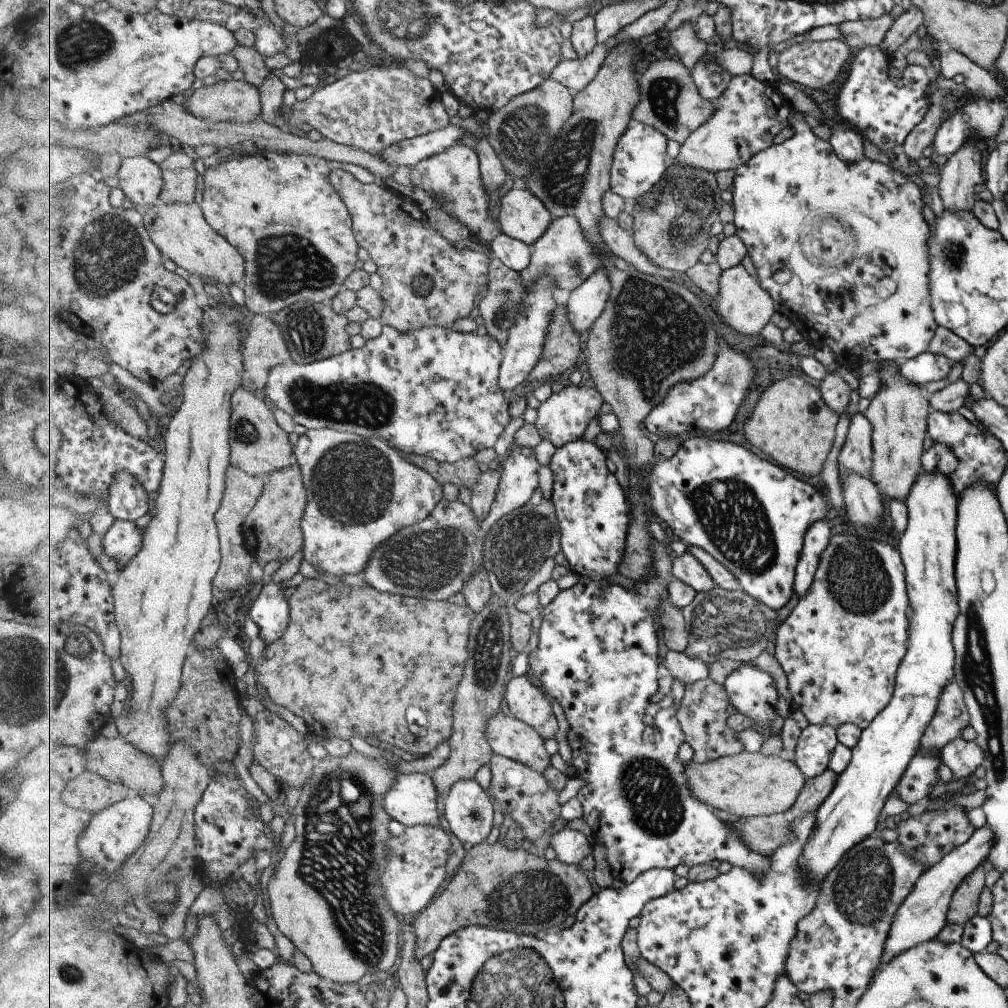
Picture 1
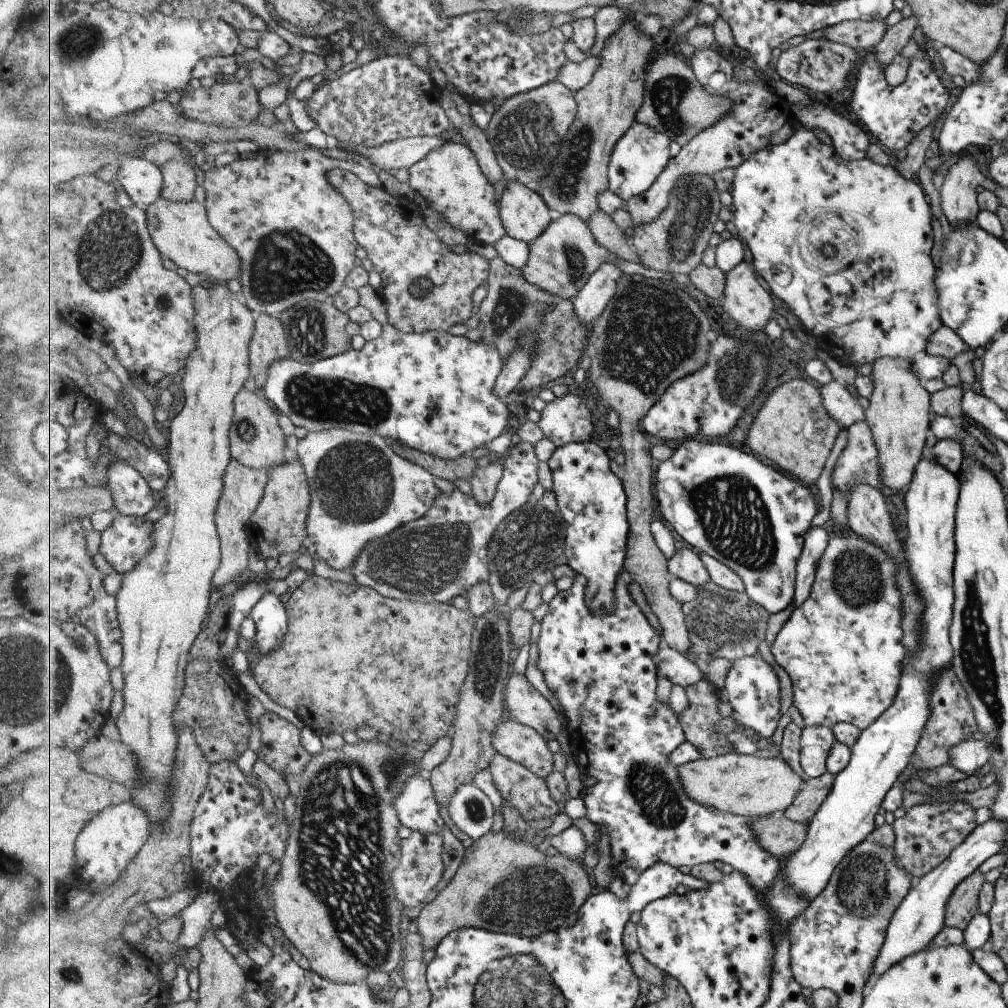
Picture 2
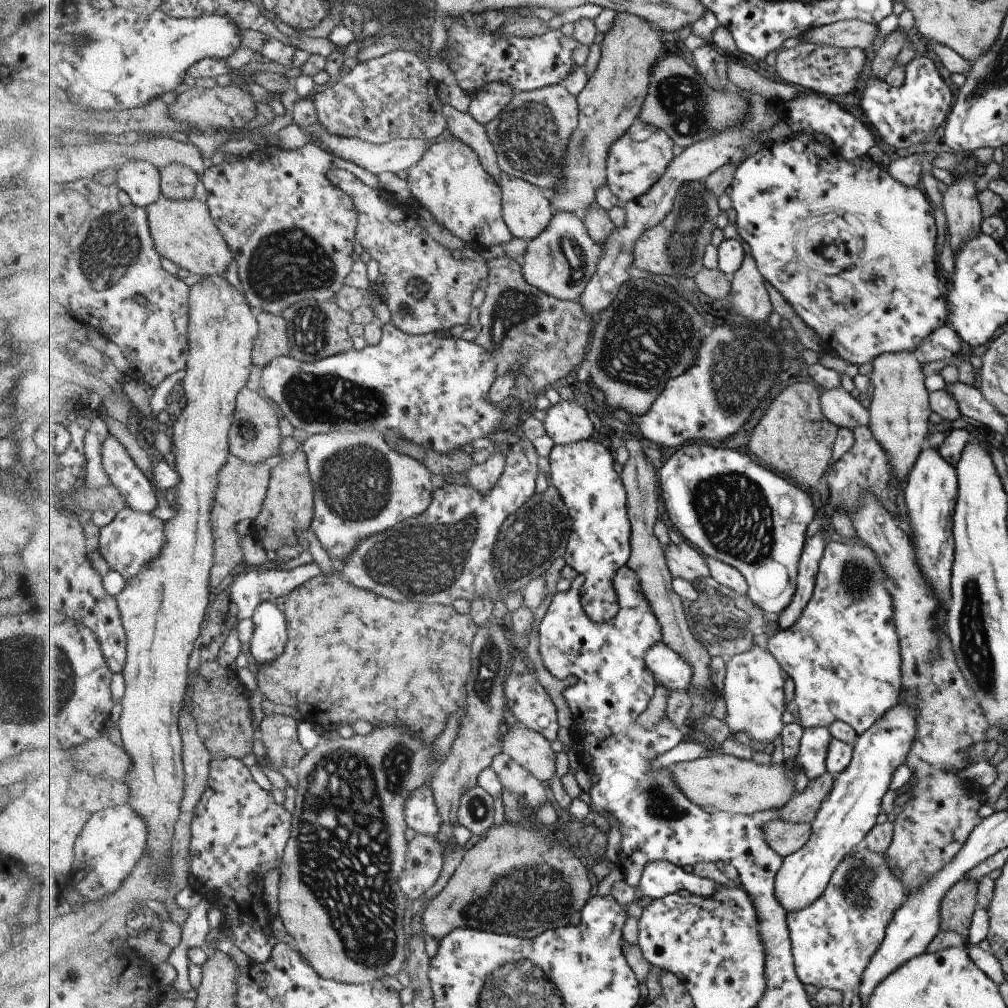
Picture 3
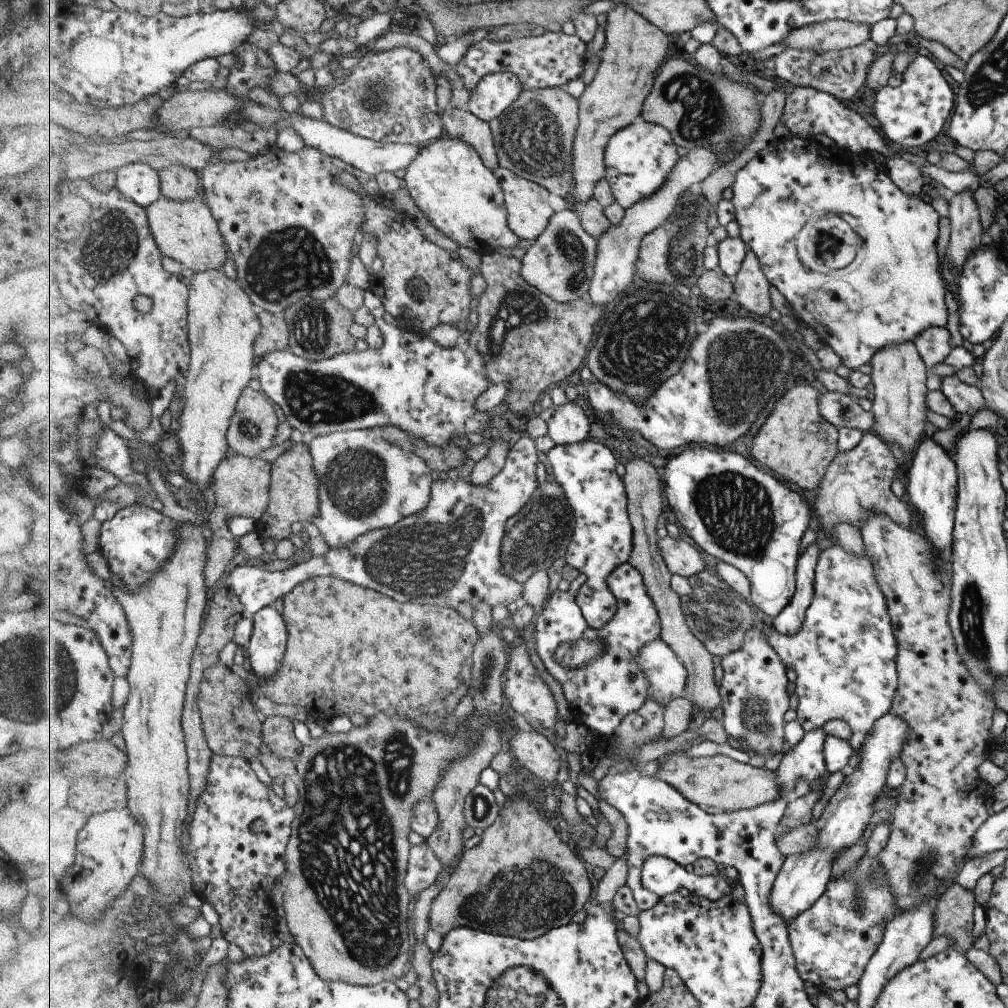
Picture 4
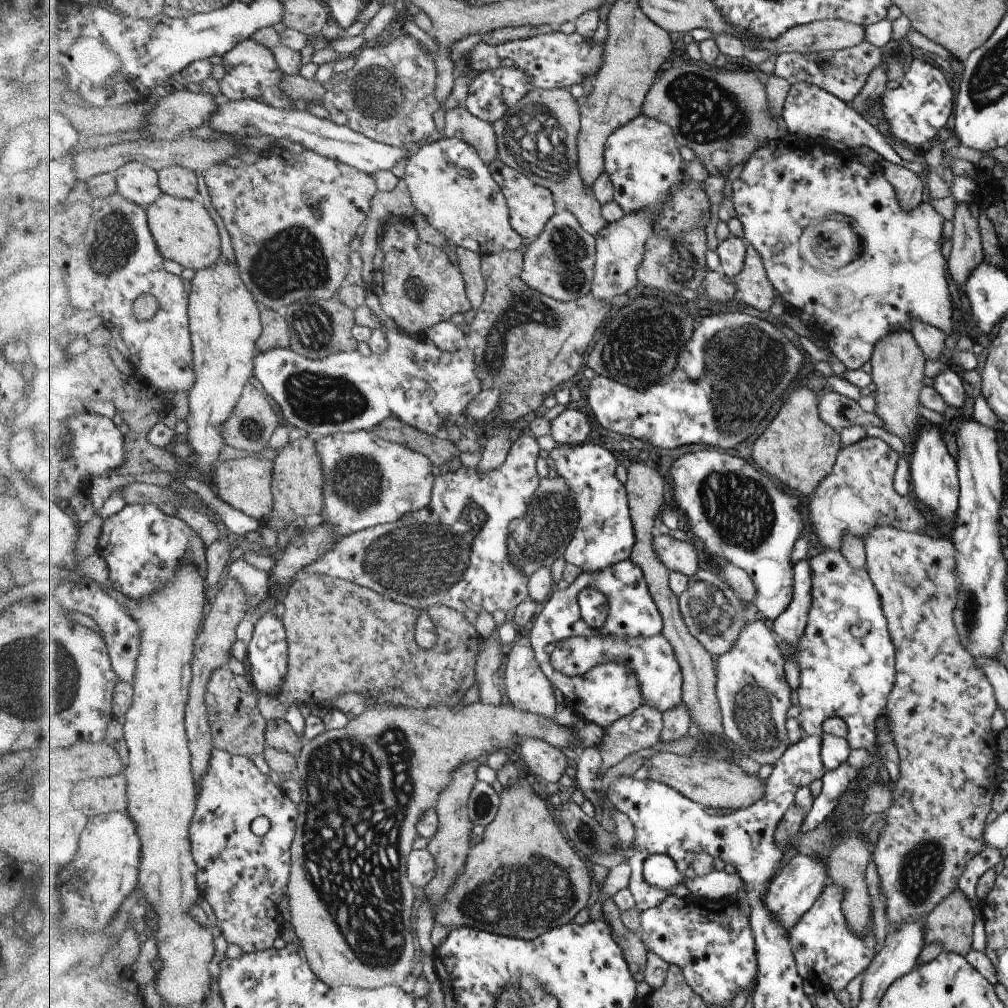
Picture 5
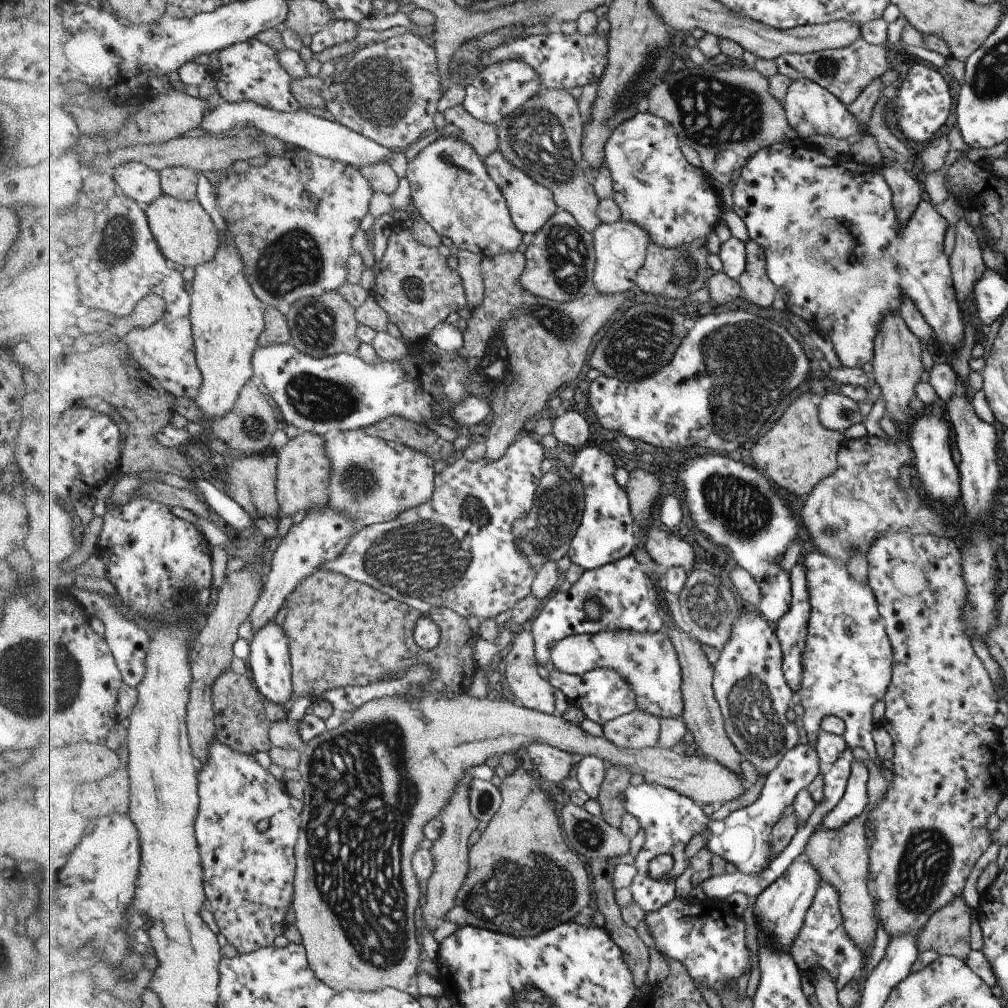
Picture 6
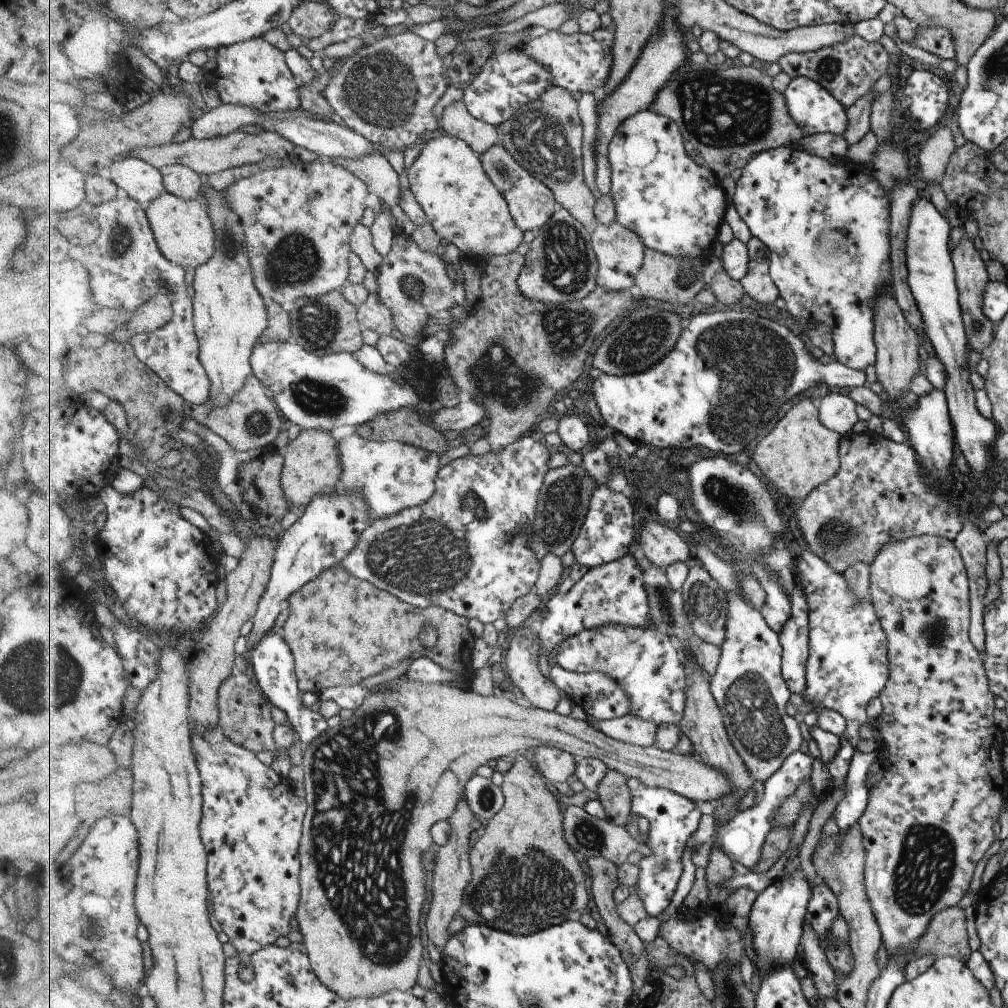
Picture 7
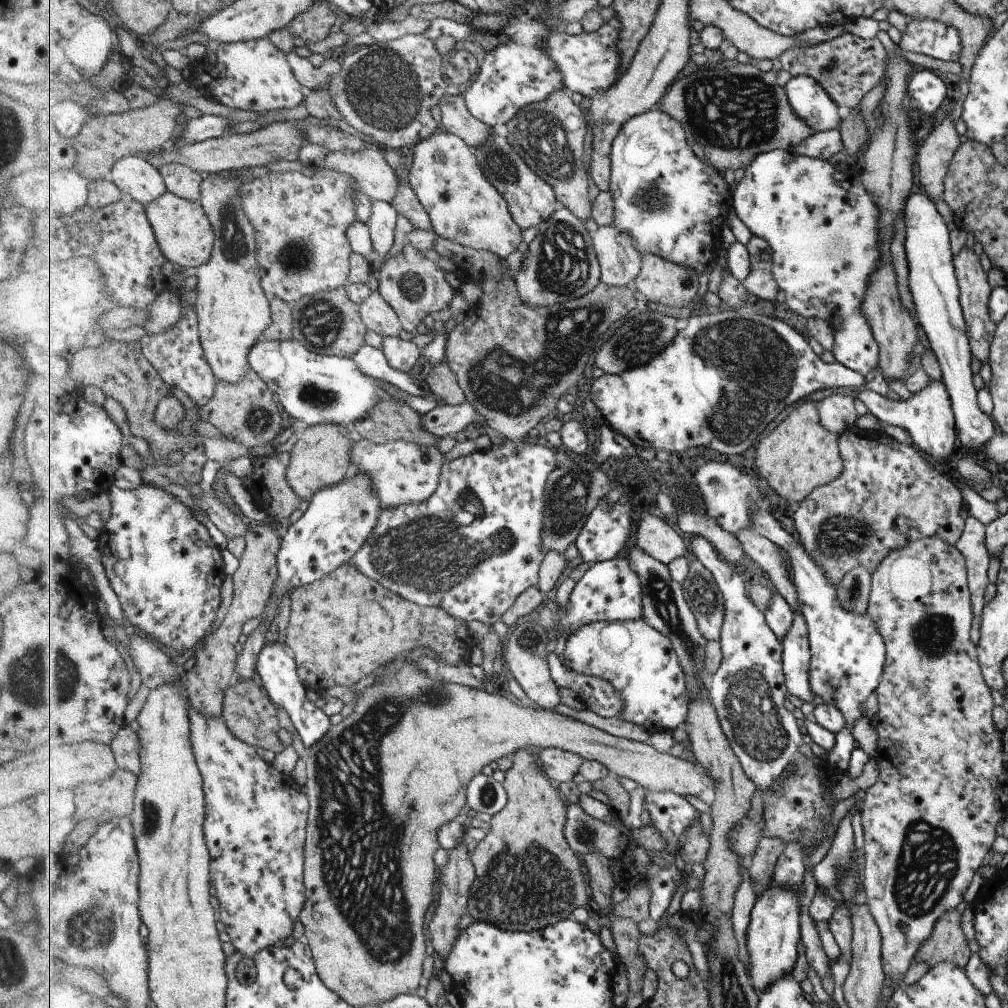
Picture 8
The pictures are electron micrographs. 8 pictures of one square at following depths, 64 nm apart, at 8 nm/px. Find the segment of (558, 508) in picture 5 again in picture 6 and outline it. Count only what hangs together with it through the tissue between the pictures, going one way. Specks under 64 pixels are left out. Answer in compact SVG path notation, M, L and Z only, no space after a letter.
M560 465L556 472L547 472L541 479L539 490L535 494L533 510L526 517L515 521L515 542L517 548L525 554L533 568L540 571L545 562L559 562L571 548L575 531L581 526L584 513L585 494L583 484L577 475L570 474L568 468Z

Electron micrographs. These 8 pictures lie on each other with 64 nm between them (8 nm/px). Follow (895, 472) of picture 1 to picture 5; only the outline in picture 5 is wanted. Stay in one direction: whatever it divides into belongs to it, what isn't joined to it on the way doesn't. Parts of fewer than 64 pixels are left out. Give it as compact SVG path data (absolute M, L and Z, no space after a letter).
M895 330L875 342L870 358L871 380L875 384L874 413L881 418L883 430L895 434L900 440L914 441L917 430L922 424L919 415L919 390L923 385L923 352L915 344L907 330Z

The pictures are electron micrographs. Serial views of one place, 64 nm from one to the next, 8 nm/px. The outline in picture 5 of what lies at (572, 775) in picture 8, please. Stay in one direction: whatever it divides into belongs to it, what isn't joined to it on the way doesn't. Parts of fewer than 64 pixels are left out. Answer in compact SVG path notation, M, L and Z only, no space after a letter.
M525 738L516 747L533 775L544 782L558 782L563 774L572 772L571 754L551 743L538 738Z

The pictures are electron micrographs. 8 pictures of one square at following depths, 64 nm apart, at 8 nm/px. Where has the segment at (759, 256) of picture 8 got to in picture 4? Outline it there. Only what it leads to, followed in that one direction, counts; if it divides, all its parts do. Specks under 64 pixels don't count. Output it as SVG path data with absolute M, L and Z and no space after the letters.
M748 250L742 269L733 279L734 299L741 307L757 316L767 316L773 310L769 294L772 284L753 250Z

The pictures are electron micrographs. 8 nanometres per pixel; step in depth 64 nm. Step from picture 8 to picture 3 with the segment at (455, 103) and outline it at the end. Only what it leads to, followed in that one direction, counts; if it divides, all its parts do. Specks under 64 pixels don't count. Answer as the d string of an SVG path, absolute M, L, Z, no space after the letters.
M450 102L444 104L444 114L449 132L471 146L489 174L498 180L503 171L499 166L496 148L489 138L487 126L481 124L470 112L453 108Z

